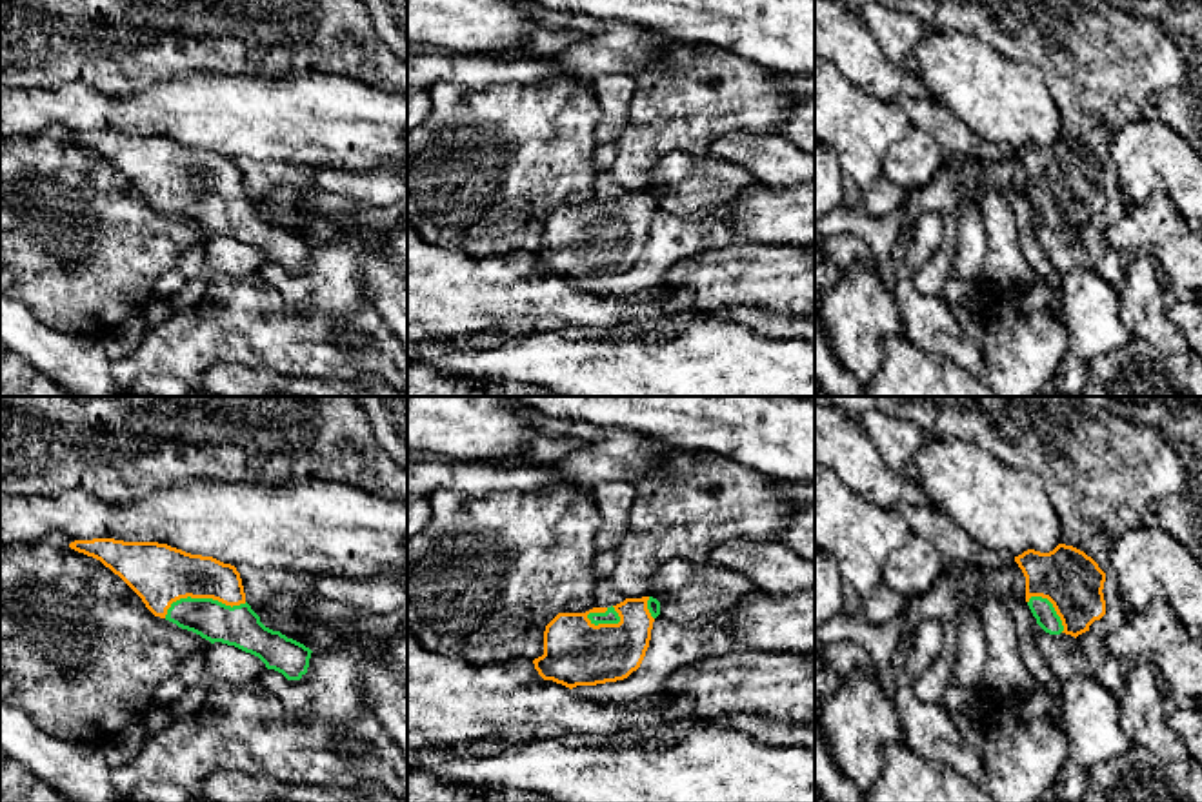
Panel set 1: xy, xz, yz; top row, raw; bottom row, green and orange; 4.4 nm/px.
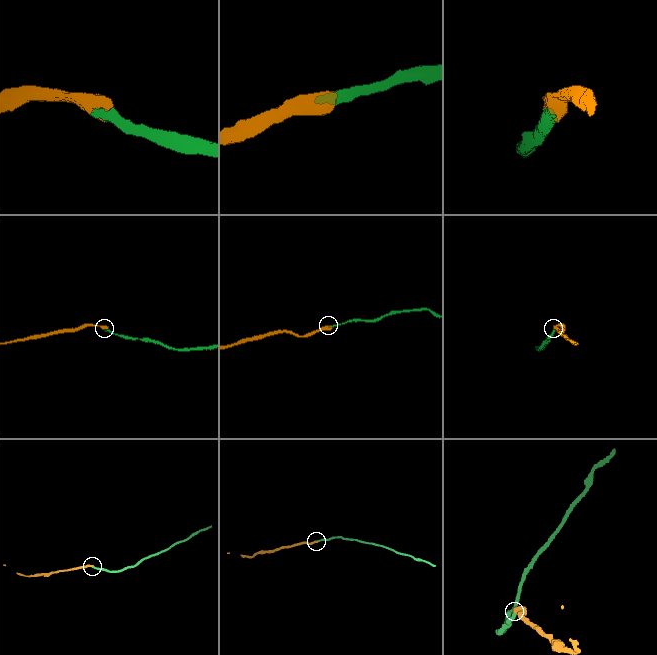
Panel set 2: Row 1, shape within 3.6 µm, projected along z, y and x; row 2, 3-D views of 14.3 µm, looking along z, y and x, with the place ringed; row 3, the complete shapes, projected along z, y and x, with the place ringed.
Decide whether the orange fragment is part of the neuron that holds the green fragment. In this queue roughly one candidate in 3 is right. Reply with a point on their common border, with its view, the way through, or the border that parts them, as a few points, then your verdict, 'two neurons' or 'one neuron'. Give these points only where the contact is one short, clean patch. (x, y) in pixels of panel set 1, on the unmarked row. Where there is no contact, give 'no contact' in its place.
xy (202, 191) | across xy (239, 219), (202, 191), (159, 166) | one neuron

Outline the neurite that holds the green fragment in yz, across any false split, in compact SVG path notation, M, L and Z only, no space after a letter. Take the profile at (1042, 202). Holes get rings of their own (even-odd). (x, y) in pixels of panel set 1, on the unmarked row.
M1058 136L1049 145L1027 142L1015 155L1026 169L1026 195L1046 226L1077 231L1106 207L1106 165L1084 144Z

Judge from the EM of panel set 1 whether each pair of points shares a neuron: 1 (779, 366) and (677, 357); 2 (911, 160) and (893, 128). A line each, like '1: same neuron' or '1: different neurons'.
1: same neuron
2: different neurons

